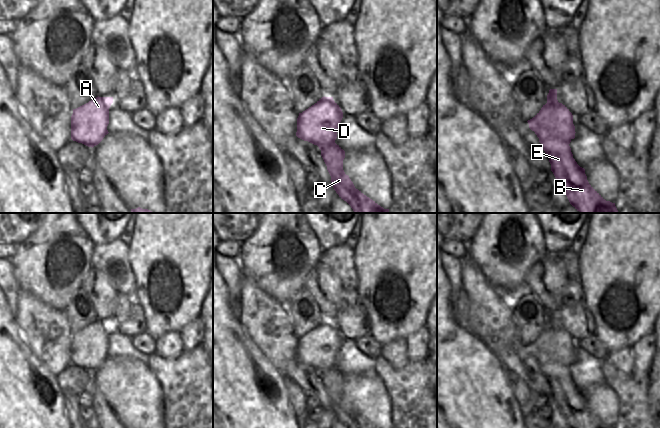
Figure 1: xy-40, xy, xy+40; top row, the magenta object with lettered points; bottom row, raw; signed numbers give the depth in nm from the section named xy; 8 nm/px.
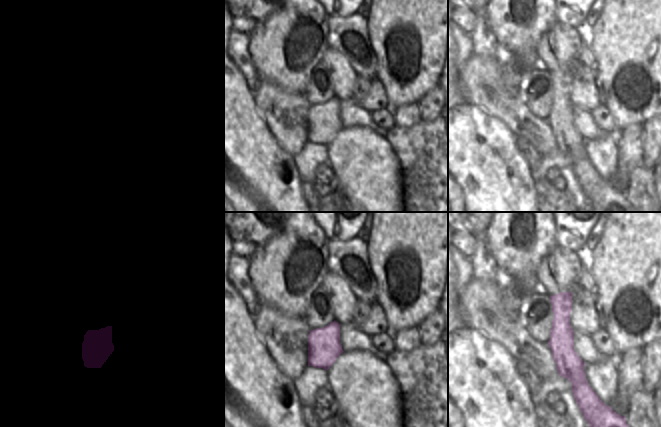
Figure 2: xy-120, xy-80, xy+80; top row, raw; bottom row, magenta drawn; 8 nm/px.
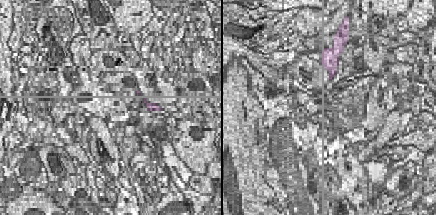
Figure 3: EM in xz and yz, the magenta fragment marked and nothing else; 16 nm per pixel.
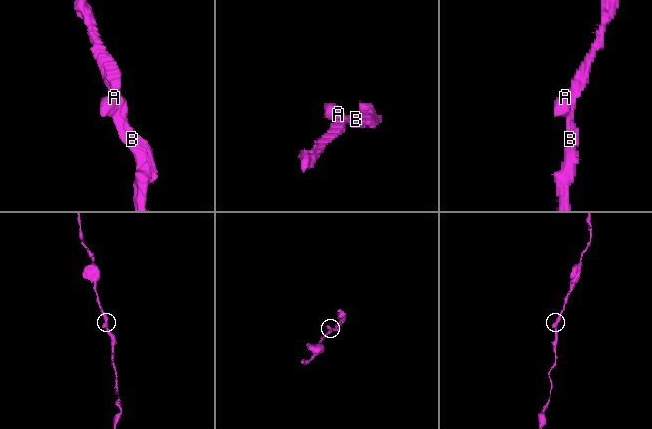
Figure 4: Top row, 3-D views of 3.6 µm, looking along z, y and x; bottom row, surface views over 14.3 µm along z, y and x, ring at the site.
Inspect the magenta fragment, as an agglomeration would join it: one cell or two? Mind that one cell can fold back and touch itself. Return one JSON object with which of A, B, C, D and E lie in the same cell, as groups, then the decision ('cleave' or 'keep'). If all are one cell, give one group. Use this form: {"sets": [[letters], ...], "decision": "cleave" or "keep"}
{"sets": [["A", "D"], ["B", "C", "E"]], "decision": "cleave"}

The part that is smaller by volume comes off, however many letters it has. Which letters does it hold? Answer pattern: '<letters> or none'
A, D

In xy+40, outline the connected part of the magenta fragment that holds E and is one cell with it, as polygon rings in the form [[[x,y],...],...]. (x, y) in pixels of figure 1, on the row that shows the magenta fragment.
[[[550,135],[541,146],[549,158],[551,171],[570,204],[579,213],[619,213],[615,203],[606,201],[588,182],[569,146],[571,140]]]

